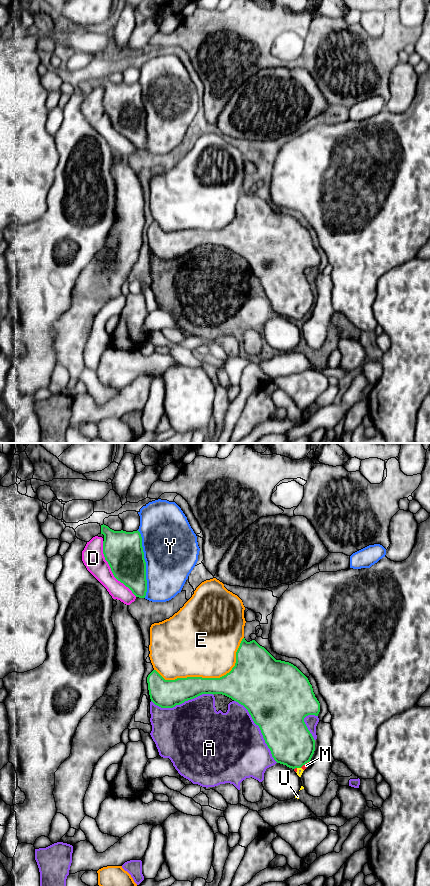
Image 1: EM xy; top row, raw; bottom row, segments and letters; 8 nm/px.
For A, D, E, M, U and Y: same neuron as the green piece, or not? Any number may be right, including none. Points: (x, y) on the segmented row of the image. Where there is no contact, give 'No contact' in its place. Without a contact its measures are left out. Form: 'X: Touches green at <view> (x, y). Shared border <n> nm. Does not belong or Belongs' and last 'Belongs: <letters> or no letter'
A: Touches green at xy (260, 729). Shared border 600 nm. Does not belong
D: Touches green at xy (111, 570). Shared border 550 nm. Does not belong
E: Touches green at xy (208, 678). Shared border 750 nm. Does not belong
M: Touches green at xy (304, 764). Shared border 90 nm. Does not belong
U: Touches green at xy (299, 767). Shared border 30 nm. Does not belong
Y: Touches green at xy (145, 564). Shared border 550 nm. Belongs
Belongs: Y

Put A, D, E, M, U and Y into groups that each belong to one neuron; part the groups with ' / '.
A M U / D / E / Y

